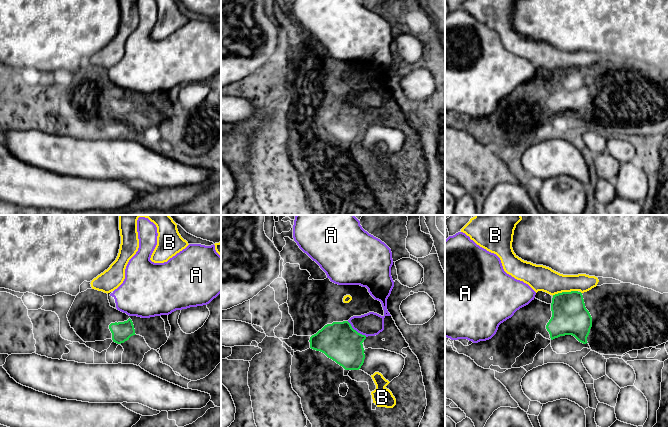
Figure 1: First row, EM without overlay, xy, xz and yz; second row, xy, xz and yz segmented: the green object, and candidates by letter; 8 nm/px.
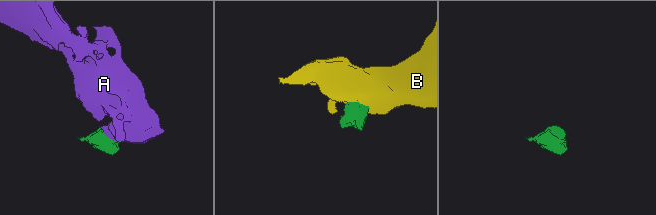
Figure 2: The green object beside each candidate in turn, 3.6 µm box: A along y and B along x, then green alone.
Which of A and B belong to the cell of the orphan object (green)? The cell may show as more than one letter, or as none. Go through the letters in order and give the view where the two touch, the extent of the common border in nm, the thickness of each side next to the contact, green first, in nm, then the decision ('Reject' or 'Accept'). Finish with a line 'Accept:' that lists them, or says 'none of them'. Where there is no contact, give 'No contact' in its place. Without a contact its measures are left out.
A: Touches green in xz. Shared border 200 nm. Thickness 300 nm (green) against 190 nm. Reject
B: Touches green in yz. Shared border 220 nm. Thickness 280 nm (green) against 200 nm. Reject
Accept: none of them

